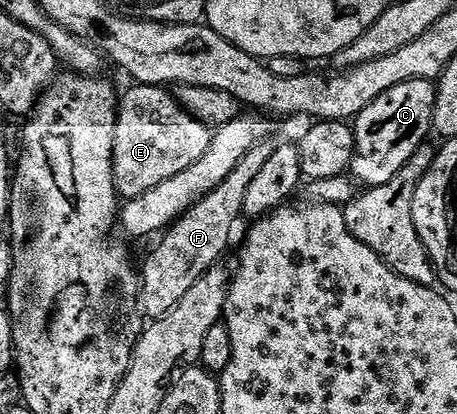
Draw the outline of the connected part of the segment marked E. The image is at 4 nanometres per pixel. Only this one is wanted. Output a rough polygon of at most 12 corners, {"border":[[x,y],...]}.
{"border":[[135,84],[114,119],[123,198],[188,171],[211,126],[173,92]]}

